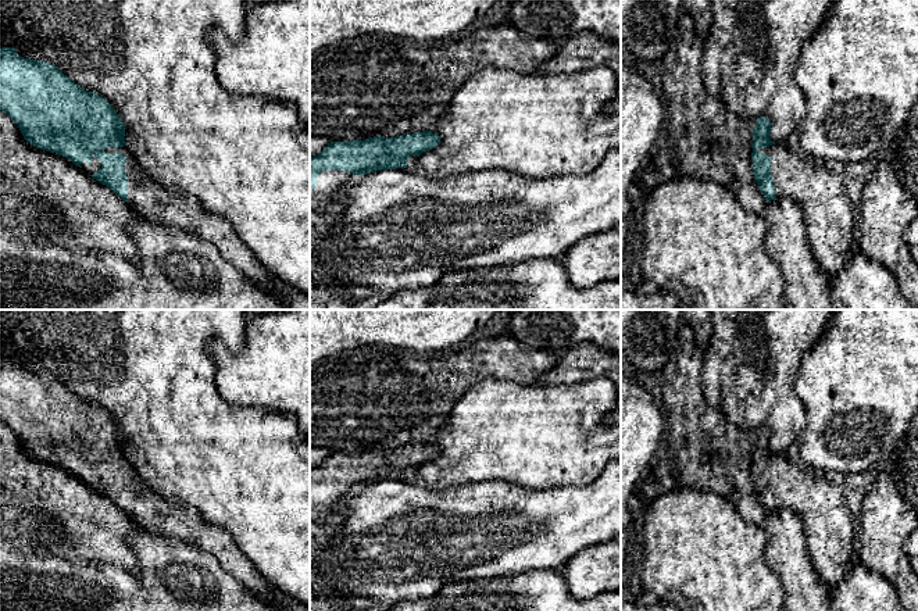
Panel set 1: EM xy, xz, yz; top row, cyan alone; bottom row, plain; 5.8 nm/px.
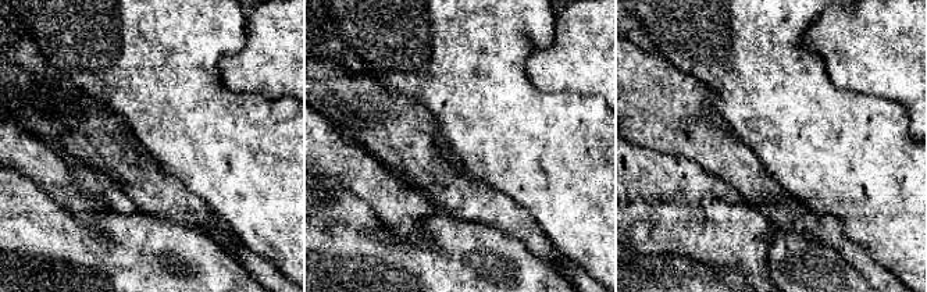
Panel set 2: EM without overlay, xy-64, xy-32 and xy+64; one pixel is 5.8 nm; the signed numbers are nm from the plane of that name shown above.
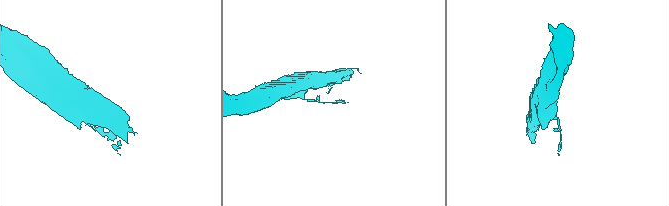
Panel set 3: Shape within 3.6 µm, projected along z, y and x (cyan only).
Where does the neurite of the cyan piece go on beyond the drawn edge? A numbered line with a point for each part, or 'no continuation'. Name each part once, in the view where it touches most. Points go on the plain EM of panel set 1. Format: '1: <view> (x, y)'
1: xy (150, 511)

